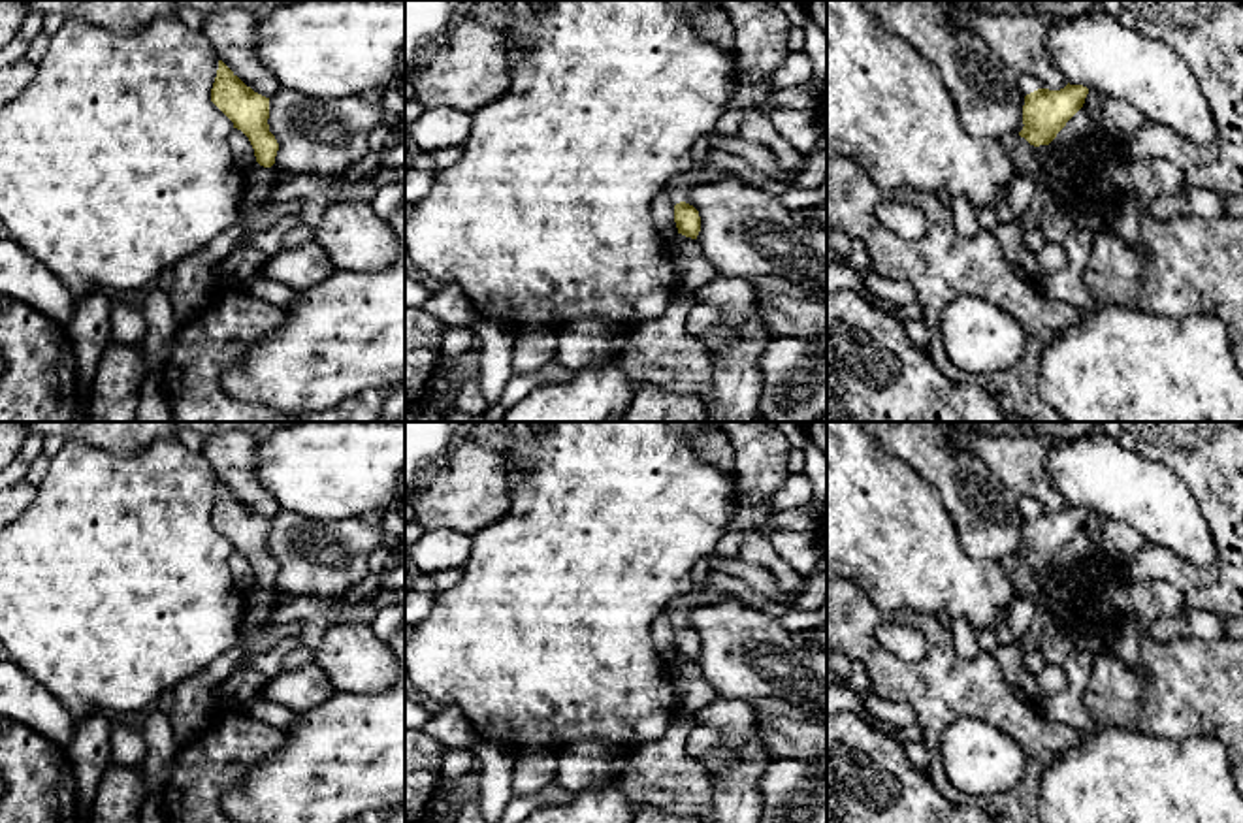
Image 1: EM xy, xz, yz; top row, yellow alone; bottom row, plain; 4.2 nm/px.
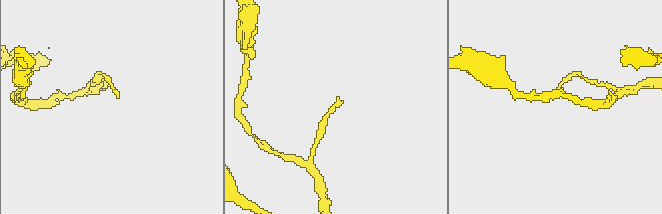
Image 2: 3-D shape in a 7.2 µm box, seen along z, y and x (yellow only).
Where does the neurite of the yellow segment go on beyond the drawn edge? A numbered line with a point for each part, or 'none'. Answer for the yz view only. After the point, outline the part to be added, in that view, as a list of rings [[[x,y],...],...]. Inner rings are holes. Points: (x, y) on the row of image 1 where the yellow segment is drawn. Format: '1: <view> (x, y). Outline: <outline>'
1: yz (1017, 147). Outline: [[[1006,134],[1000,137],[1000,143],[1004,145],[1006,153],[1009,154],[1019,179],[1025,179],[1034,169],[1034,158],[1030,151],[1030,143],[1021,137],[1019,134]]]

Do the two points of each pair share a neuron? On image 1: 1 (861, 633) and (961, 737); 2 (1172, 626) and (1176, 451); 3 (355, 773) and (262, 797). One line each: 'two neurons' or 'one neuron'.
1: two neurons
2: two neurons
3: one neuron

